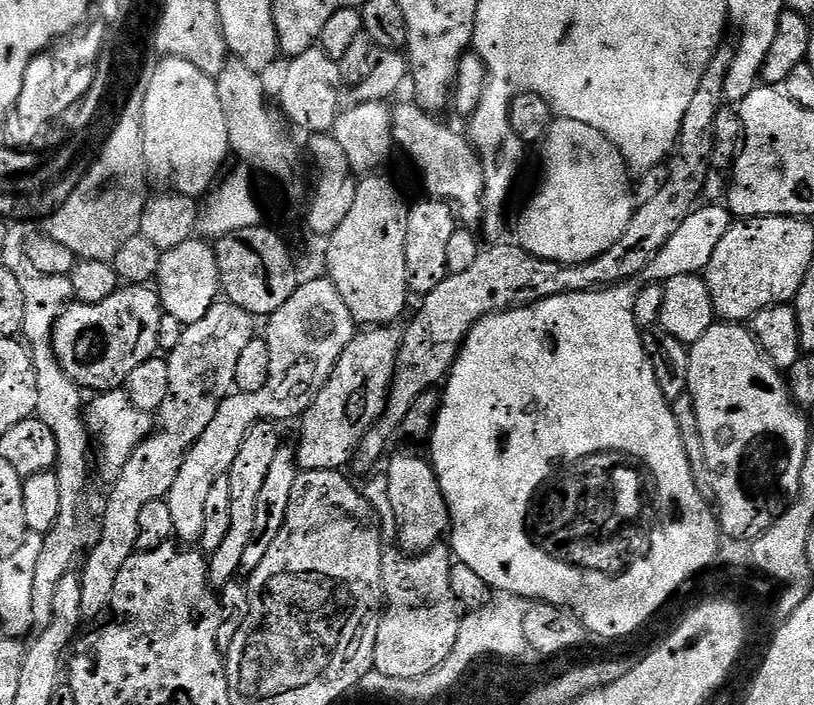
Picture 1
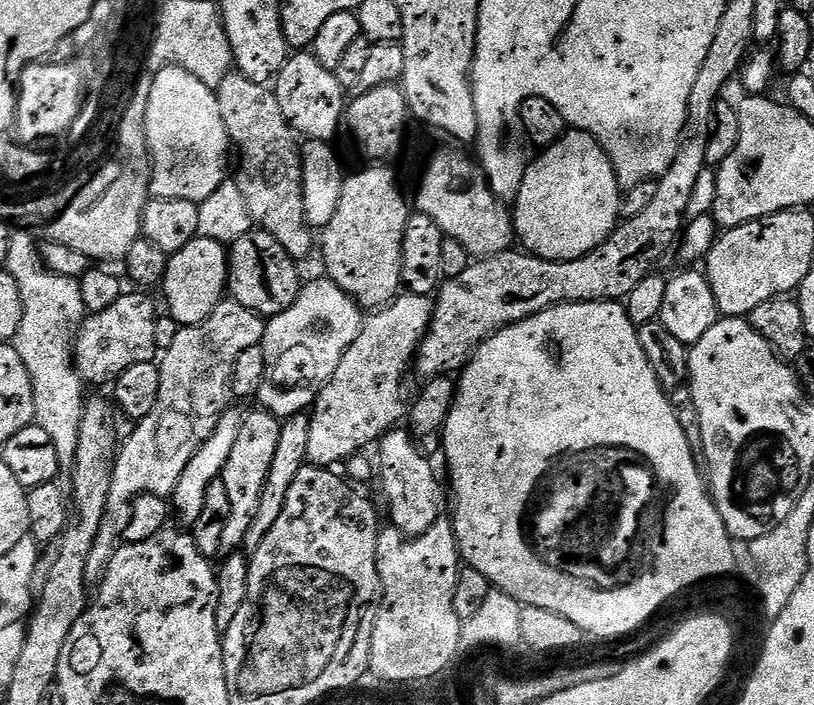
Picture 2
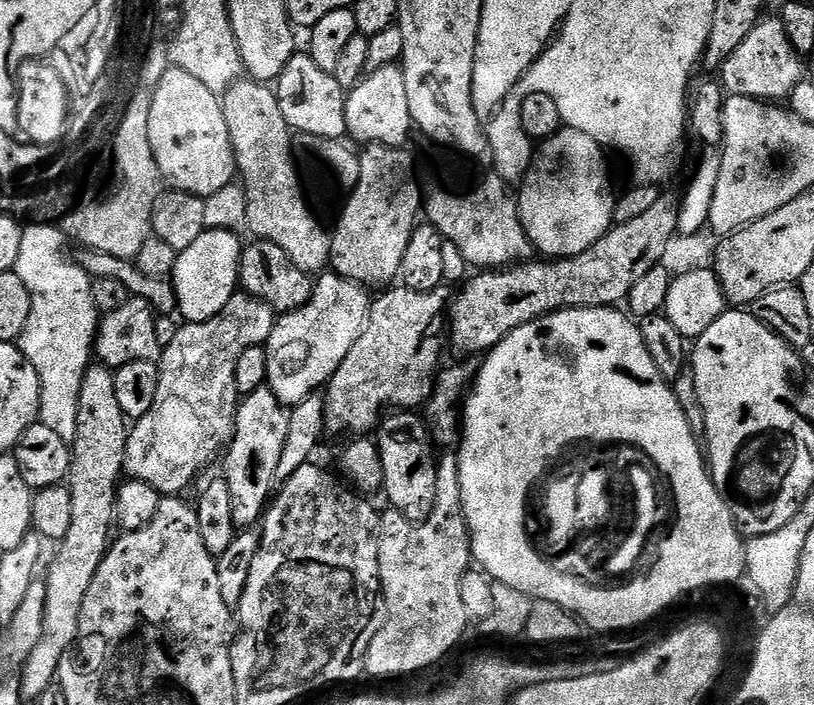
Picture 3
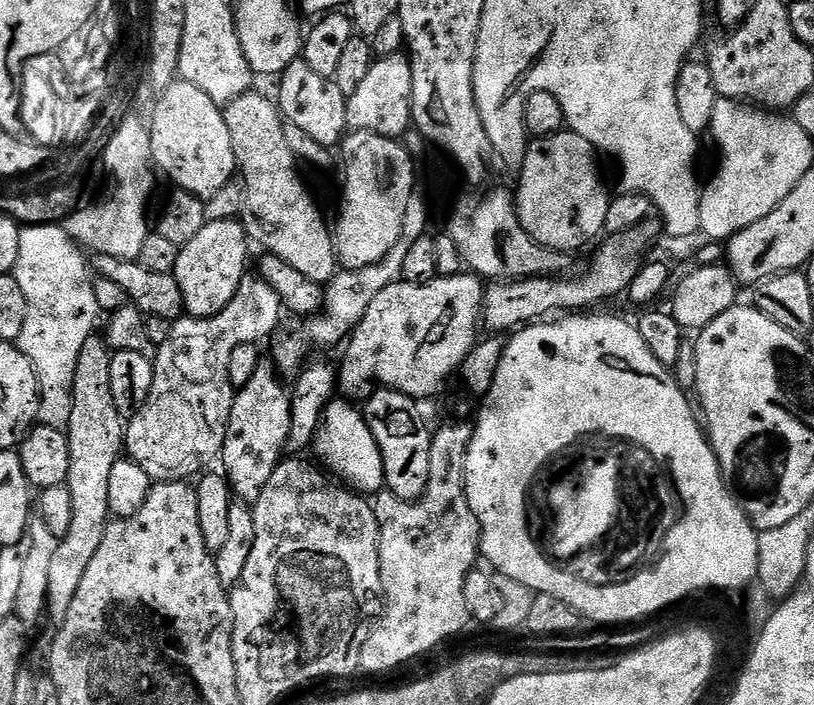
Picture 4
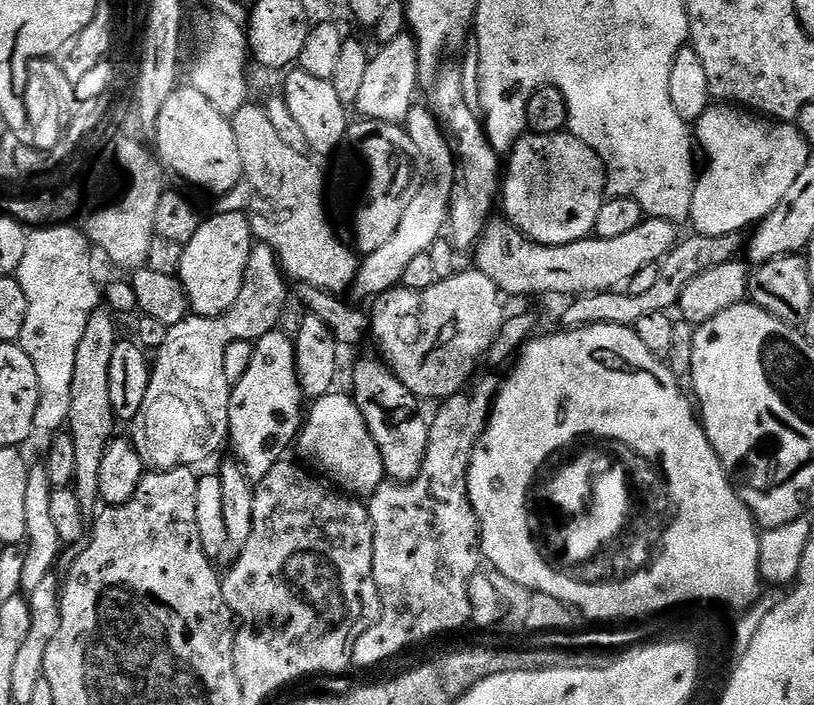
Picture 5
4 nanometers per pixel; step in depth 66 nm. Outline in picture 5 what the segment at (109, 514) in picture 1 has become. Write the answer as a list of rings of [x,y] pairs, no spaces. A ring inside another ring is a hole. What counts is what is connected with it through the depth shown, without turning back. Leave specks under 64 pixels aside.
[[[253,247],[246,278],[234,306],[220,316],[197,316],[189,314],[178,326],[168,329],[166,342],[155,353],[151,365],[150,386],[146,386],[146,399],[142,410],[130,421],[130,439],[138,450],[145,469],[165,472],[171,468],[192,468],[203,460],[208,460],[228,440],[230,422],[230,398],[232,385],[226,382],[226,370],[222,366],[226,355],[226,346],[239,340],[261,340],[268,332],[277,331],[280,319],[284,316],[284,307],[288,304],[288,284],[284,269],[278,266],[278,260],[267,247]]]

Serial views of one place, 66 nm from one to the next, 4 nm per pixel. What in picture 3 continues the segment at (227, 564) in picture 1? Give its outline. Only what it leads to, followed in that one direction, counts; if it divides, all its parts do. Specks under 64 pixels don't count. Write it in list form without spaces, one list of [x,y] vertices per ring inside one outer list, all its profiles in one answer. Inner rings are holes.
[[[266,386],[243,397],[237,407],[236,426],[232,429],[230,443],[223,453],[225,456],[222,472],[226,486],[230,486],[230,503],[234,506],[237,529],[248,530],[261,523],[274,495],[276,471],[278,461],[282,458],[282,446],[286,442],[287,425],[288,412],[285,405]]]

